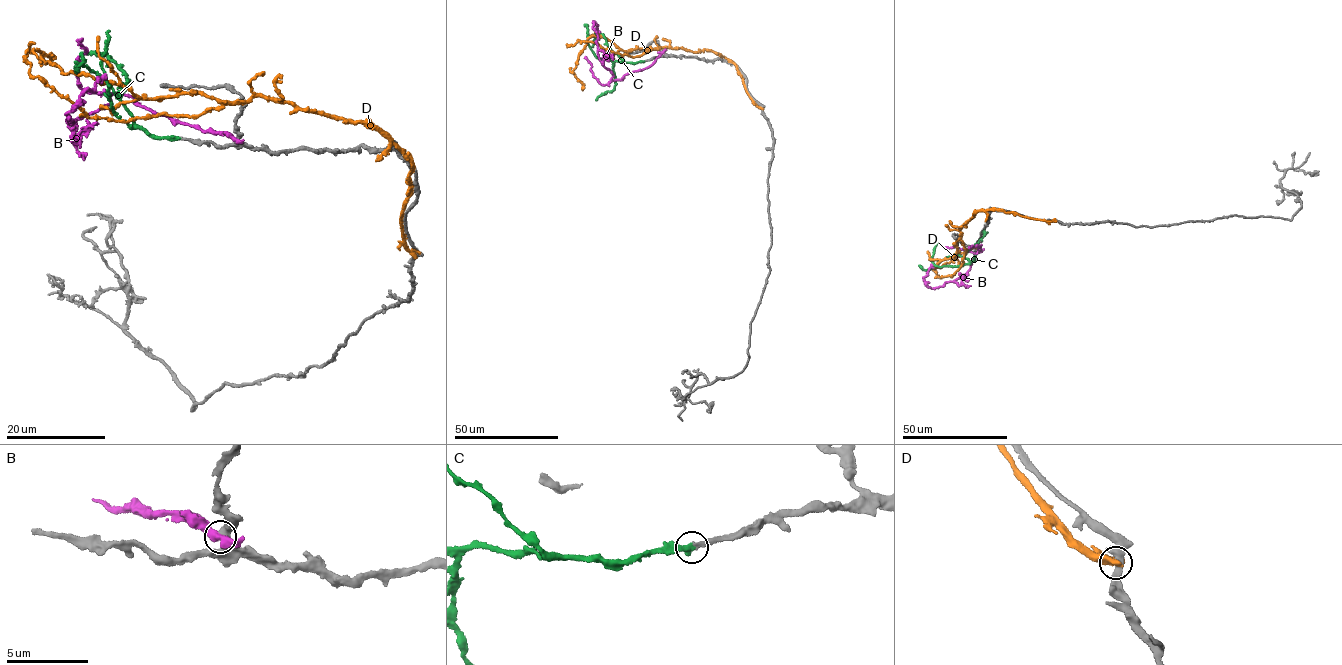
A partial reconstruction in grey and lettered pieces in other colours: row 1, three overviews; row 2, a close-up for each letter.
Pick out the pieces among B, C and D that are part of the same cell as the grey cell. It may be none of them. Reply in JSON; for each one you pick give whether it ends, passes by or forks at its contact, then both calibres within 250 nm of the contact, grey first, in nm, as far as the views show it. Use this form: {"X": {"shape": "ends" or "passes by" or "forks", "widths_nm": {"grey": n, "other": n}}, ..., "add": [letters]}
{"C": {"shape": "ends", "widths_nm": {"grey": 280, "other": 420}}, "add": ["C"]}

